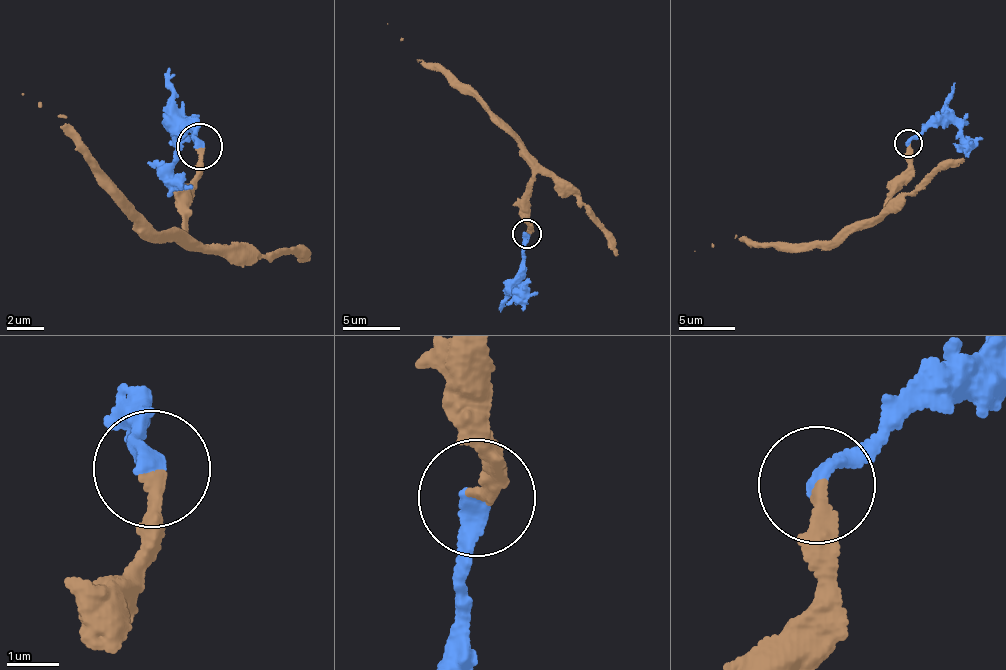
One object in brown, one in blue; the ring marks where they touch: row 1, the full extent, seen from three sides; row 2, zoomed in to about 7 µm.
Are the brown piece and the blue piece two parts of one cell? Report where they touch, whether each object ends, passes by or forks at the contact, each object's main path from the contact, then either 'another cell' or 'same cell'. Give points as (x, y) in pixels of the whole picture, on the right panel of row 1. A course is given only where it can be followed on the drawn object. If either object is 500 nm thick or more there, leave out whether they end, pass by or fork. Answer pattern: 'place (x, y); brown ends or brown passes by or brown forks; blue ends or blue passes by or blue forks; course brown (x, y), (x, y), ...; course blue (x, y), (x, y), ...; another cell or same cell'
place (908, 143); brown ends; blue ends; course brown (907, 142), (909, 169), (890, 197), (890, 207), (847, 234), (786, 252), (735, 237), (694, 251); course blue (907, 142), (951, 119), (970, 144); same cell

